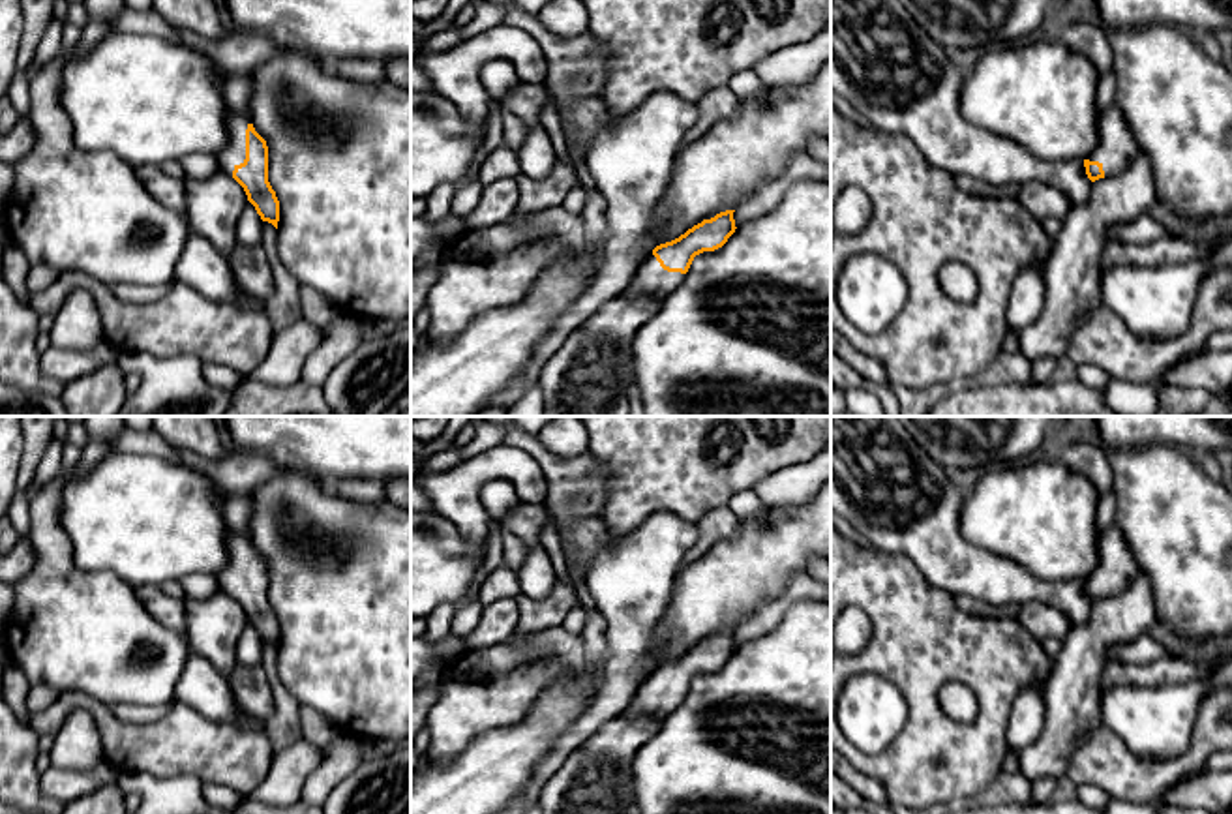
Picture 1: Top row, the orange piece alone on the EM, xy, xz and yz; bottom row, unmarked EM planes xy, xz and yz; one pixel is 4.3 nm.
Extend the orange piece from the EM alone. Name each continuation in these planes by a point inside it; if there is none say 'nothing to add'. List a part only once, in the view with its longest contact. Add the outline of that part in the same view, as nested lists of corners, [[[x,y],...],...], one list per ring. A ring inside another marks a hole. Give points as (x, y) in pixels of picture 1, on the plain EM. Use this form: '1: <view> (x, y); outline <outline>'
1: xy (233, 572); outline [[[227,527],[229,563],[216,574],[219,591],[233,596],[236,585],[246,580],[246,550],[249,540]]]

